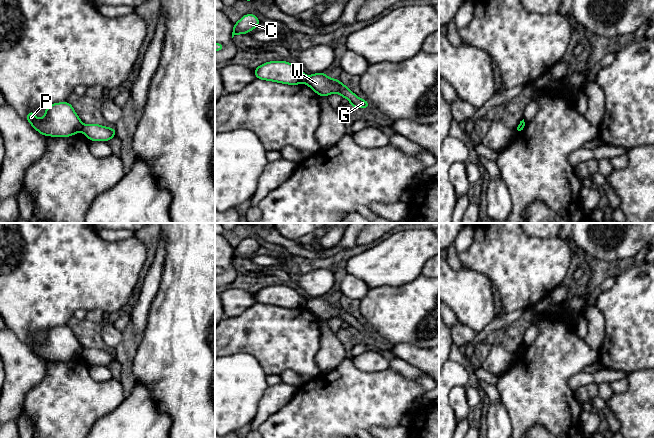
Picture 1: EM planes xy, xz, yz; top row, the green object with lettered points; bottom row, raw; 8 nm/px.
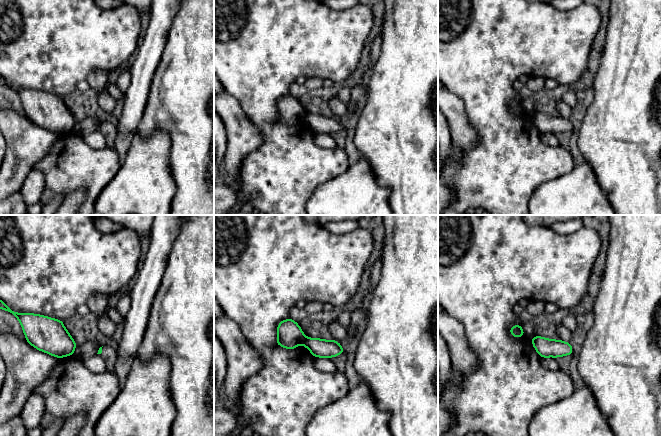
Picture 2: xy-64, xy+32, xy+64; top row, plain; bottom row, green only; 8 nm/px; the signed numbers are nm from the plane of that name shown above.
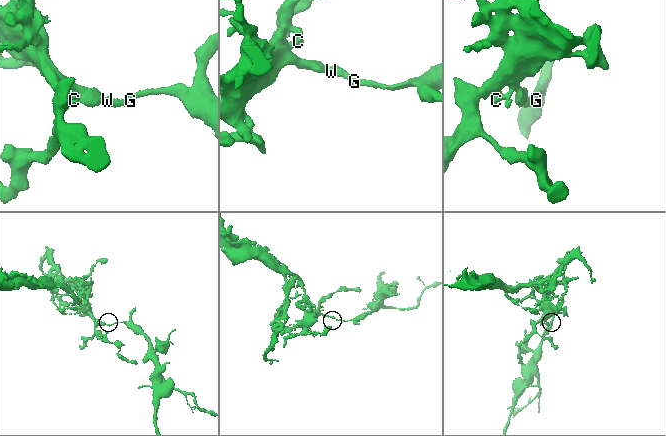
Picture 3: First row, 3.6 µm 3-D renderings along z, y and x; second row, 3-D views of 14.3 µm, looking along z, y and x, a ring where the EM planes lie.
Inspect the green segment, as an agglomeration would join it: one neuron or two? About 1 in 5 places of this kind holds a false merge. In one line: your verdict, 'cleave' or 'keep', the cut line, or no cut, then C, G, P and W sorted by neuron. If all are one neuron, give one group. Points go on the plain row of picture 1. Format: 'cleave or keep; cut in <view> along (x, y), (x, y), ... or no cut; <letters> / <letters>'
cleave; cut in xy along (83, 349), (81, 355); C P / G W

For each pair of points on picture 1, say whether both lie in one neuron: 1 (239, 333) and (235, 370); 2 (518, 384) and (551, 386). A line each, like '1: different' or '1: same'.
1: different
2: same

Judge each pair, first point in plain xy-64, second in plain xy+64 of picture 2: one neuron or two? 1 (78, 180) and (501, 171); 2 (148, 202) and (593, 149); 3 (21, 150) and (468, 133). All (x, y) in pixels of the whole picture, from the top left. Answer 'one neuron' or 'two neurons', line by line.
1: one neuron
2: two neurons
3: one neuron

